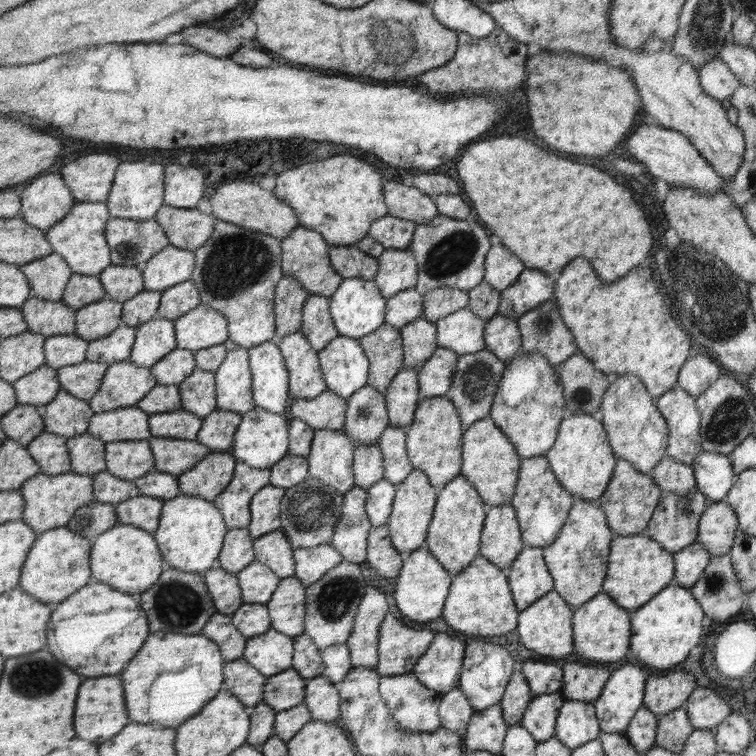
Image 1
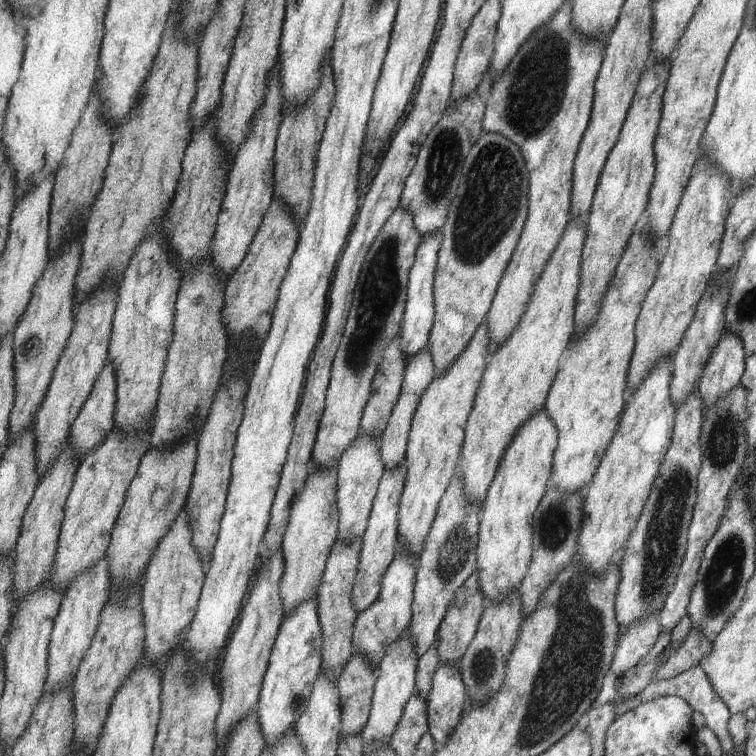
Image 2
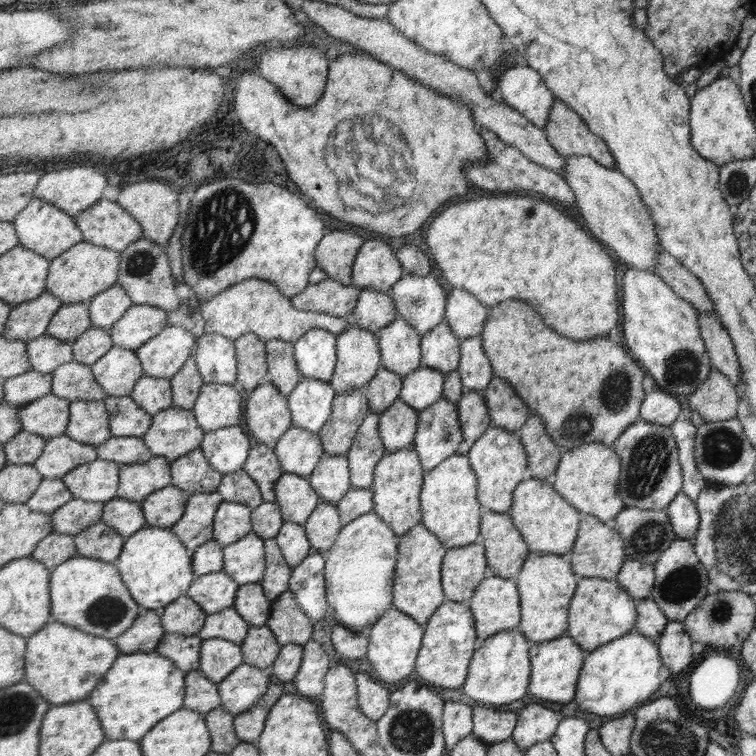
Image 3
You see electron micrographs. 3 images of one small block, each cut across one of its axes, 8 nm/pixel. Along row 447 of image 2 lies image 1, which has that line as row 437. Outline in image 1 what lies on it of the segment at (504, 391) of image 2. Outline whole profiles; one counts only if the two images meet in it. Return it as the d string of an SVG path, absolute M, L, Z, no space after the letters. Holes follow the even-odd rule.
M489 416L475 422L464 431L462 475L479 491L488 508L510 505L514 496L518 473L521 472L521 458L514 450L514 444Z

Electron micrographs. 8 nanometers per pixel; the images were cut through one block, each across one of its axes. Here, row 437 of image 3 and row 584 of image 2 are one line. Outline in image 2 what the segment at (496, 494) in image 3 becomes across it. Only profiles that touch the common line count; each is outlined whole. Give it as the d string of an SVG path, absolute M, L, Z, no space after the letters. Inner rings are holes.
M544 408L535 412L511 438L498 474L483 502L479 532L478 574L486 600L502 601L511 595L511 586L520 584L526 575L531 547L531 516L537 512L545 496L545 482L554 462L558 428Z

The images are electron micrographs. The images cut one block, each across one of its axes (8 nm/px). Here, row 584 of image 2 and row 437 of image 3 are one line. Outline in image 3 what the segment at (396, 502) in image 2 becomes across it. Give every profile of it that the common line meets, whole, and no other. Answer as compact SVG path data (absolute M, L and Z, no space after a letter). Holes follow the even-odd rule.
M370 413L365 417L363 424L359 427L358 437L355 438L354 445L346 455L350 462L351 484L355 488L372 488L376 464L388 453L380 435L380 416L381 414Z

